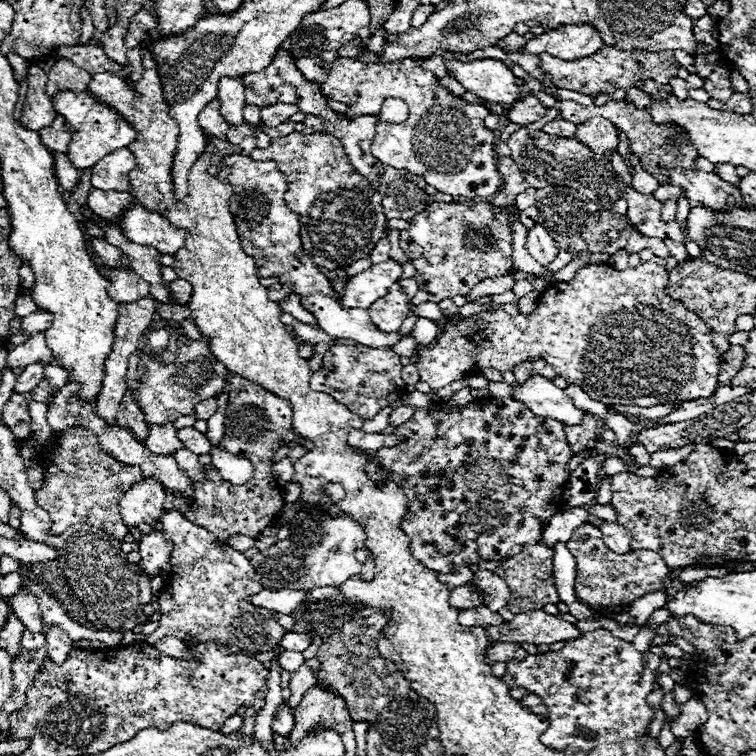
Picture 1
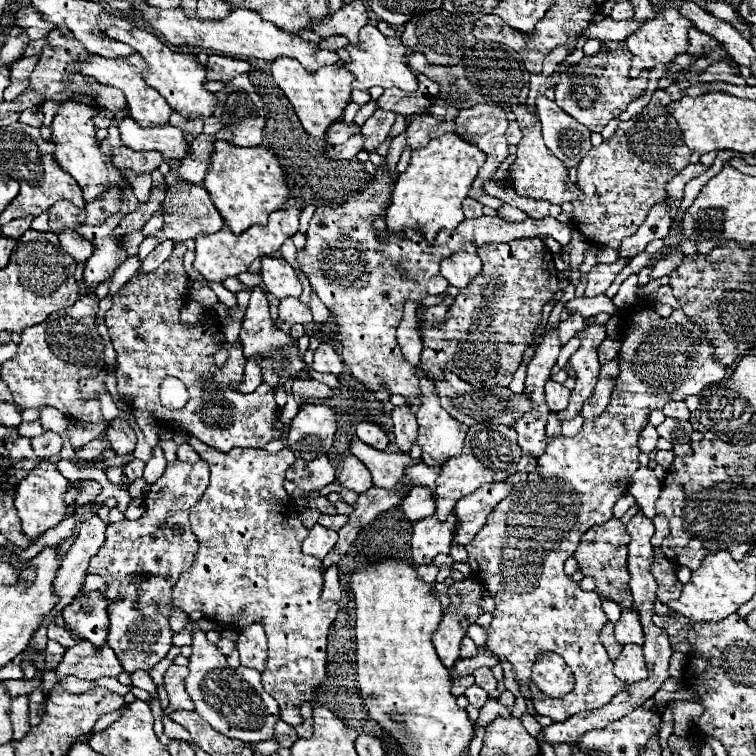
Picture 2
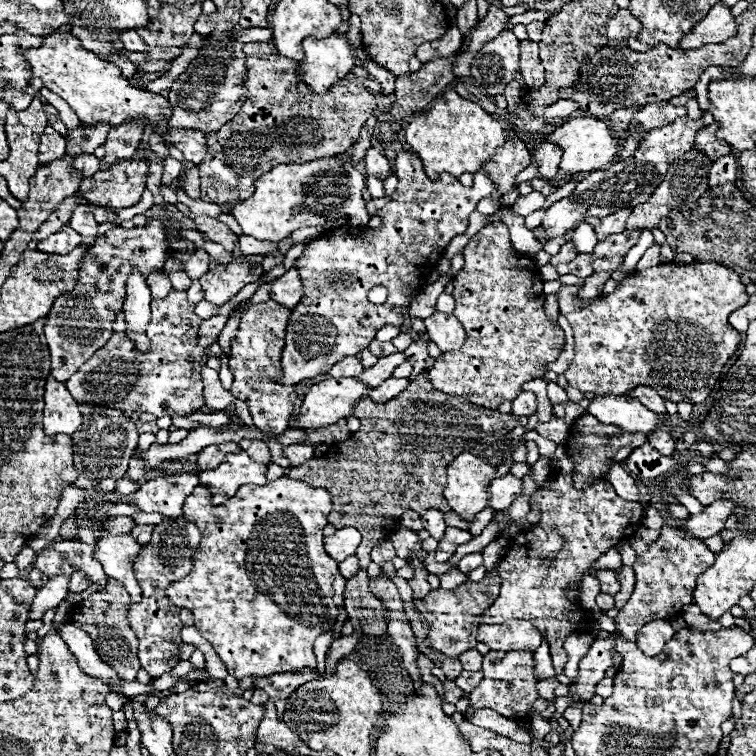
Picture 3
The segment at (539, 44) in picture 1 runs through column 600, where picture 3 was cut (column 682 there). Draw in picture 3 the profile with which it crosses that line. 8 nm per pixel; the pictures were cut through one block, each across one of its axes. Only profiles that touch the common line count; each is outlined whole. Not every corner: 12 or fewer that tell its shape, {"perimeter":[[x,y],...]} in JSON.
{"perimeter":[[718,2],[680,40],[700,48],[736,36],[730,6]]}

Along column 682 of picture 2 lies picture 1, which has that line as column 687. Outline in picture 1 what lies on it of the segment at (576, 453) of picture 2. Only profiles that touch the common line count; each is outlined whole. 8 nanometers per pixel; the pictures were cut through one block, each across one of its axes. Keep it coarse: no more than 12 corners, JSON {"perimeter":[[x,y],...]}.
{"perimeter":[[666,260],[582,266],[420,350],[432,390],[534,356],[606,406],[710,398]]}

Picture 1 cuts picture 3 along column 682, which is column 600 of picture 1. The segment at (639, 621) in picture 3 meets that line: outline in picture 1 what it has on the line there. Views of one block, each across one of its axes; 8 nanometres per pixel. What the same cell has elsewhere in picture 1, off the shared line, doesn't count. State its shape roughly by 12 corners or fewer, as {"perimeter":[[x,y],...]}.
{"perimeter":[[586,522],[568,542],[576,596],[626,606],[670,576],[650,550],[610,552]]}

